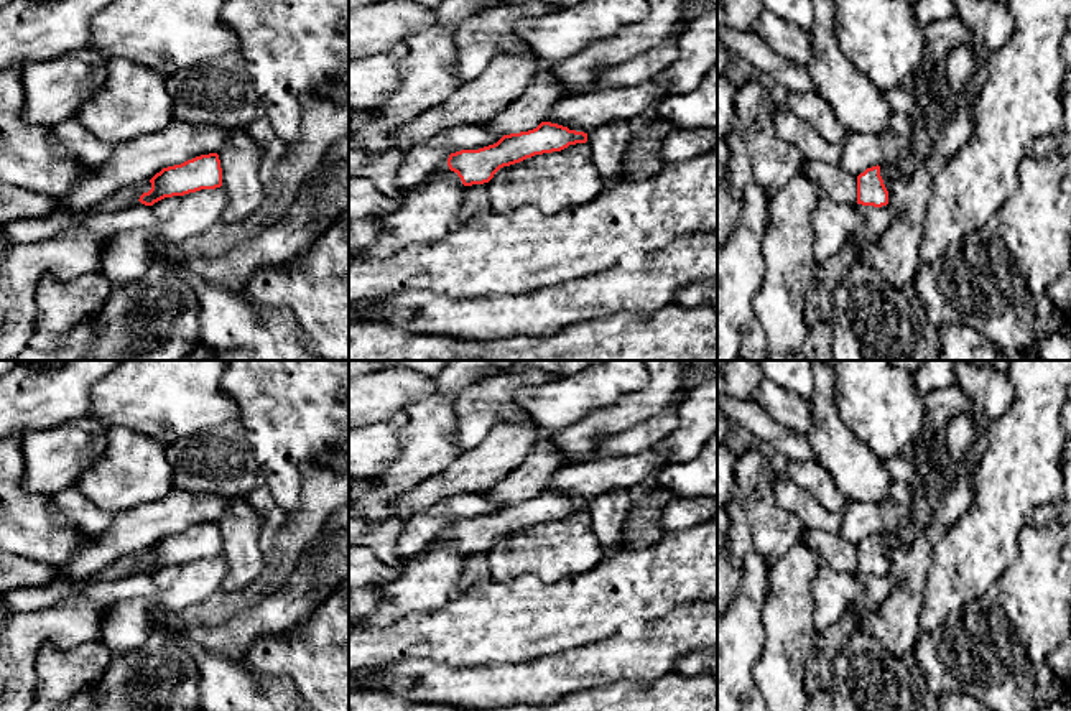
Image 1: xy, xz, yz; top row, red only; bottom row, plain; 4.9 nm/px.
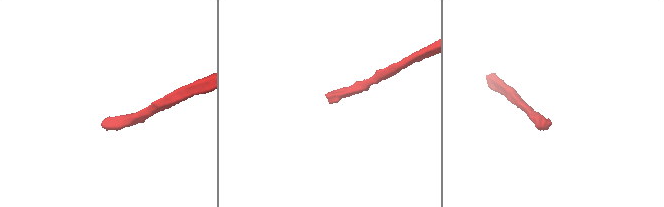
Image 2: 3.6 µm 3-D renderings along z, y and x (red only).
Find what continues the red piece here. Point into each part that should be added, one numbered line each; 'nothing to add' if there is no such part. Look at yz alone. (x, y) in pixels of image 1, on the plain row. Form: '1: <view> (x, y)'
nothing to add

